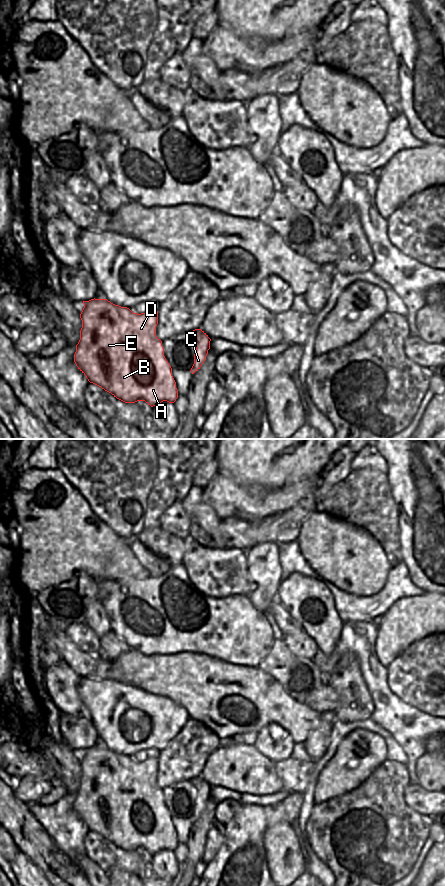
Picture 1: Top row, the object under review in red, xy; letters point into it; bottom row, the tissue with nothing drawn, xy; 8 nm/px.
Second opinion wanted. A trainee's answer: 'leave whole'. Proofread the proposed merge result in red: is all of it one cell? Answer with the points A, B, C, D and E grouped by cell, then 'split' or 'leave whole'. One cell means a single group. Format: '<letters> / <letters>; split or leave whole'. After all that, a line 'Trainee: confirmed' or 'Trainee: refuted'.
A B C D E; leave whole
Trainee: confirmed

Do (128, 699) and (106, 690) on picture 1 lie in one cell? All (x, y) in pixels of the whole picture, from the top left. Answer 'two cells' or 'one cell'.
one cell

